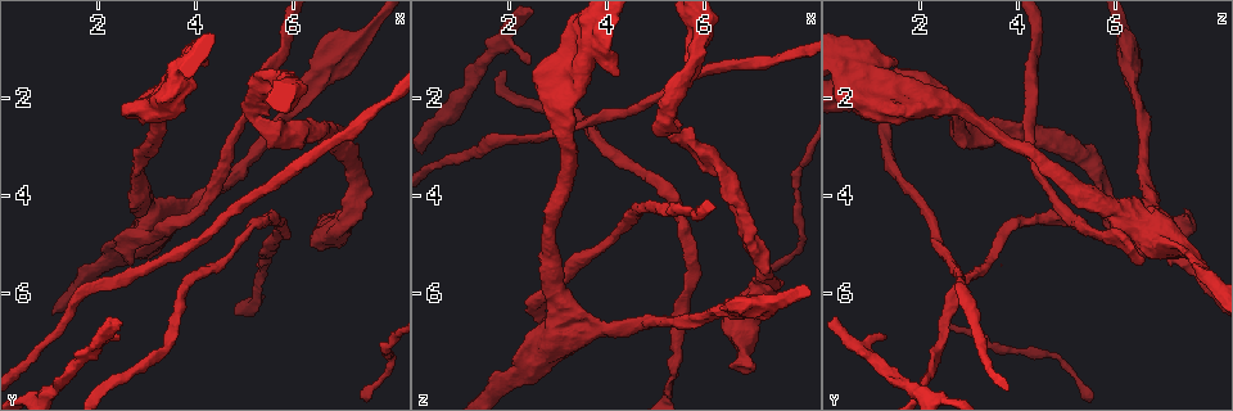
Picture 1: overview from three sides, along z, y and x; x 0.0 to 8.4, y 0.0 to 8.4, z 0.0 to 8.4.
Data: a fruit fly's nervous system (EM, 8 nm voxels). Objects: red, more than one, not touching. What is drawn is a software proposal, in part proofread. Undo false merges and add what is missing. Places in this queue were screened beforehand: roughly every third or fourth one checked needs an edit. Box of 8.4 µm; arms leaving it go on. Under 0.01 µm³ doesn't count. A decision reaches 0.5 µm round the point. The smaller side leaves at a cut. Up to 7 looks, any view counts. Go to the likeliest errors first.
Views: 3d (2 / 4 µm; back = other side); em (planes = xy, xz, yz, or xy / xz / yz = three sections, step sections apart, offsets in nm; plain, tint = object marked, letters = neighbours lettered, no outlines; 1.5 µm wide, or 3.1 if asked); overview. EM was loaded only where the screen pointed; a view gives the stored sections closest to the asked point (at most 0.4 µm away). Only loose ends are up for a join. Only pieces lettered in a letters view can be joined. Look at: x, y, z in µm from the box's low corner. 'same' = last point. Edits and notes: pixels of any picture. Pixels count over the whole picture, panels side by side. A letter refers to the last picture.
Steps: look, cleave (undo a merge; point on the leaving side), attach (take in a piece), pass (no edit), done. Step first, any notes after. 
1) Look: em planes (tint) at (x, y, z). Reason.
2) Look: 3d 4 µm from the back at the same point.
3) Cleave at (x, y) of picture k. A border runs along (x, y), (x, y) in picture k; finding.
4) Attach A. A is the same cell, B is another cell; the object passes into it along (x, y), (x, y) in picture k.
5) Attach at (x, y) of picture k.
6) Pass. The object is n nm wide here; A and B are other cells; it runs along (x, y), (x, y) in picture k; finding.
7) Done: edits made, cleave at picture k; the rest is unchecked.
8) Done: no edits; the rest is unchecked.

Look: 3d 2 µm at (7.00, 4.25, 7.40). Branch stops here.

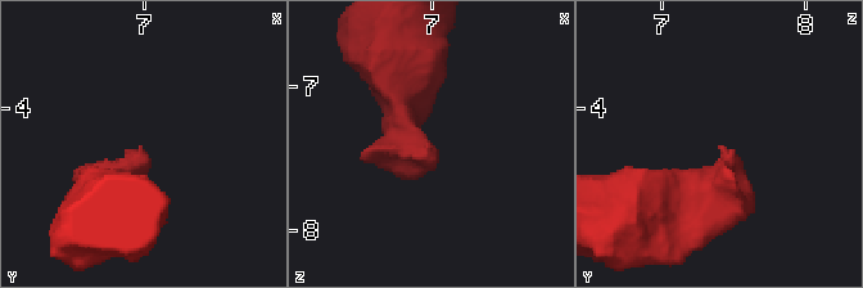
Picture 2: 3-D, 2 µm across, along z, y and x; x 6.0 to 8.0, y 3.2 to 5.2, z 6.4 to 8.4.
Look: em planes (letters) at (6.98, 4.26, 7.42).

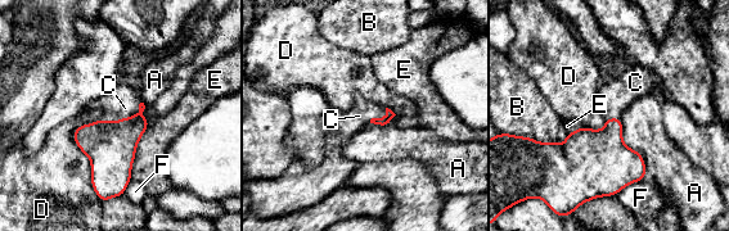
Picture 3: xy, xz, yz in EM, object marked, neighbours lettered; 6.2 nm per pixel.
Attach C. C is the same cell, A, B, D, E and F are other cells; the neuron continues.

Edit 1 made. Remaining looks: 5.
Look: overview. See it whole again.

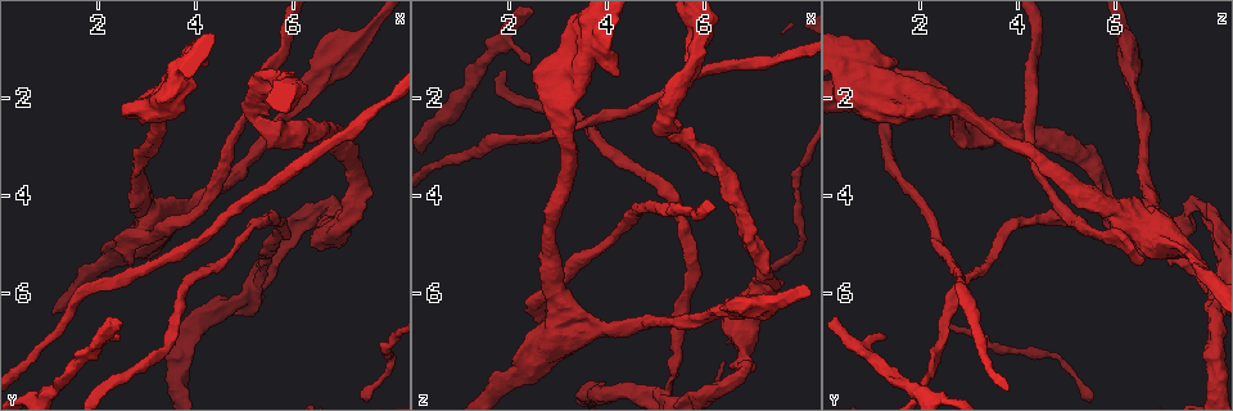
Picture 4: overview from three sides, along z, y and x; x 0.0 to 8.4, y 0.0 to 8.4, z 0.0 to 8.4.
Look: em planes (letters) at (2.95, 4.65, 6.05). Thick turns thin.

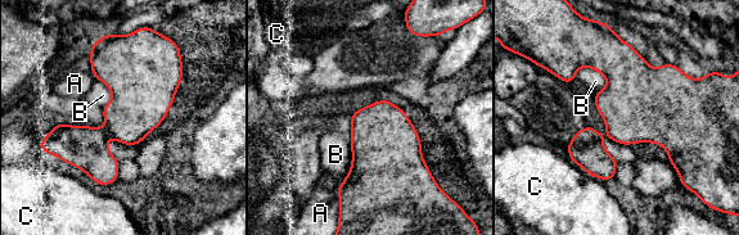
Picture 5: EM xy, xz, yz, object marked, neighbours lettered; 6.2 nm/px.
Cleave at (82, 147) of picture 5. The object is 360 nm wide here; the longest contact is with B, 220 nm; A, B and C are other cells; a second neuron is stuck on.

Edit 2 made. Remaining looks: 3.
Look: 3d 2 µm at (1.70, 7.30, 1.00). Arms part here.

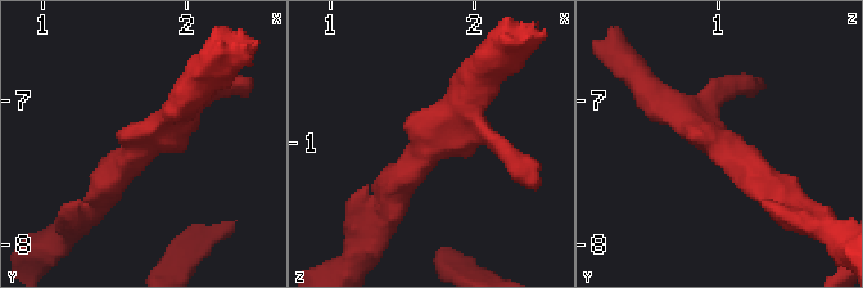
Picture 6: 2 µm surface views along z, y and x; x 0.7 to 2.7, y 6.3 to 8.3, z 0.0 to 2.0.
Look: em xy step 4 (plain) at (1.70, 7.32, 1.00). Need the tissue.

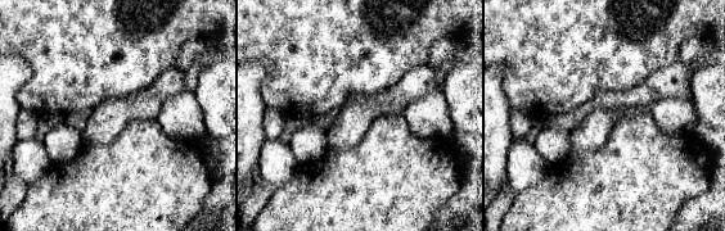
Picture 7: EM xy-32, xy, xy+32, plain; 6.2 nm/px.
Look: em xy step 4 (letters) at the same point.

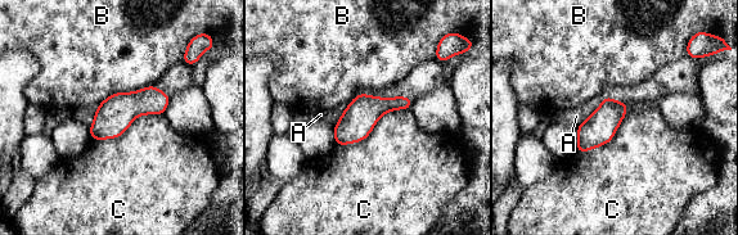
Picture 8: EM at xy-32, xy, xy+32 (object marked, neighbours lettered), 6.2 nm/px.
Pass. The object is 200 nm wide here; A, B and C are other cells; one neuron here.

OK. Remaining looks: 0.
Done: edits made, attach at picture 3, cleave at picture 5; the rest is unchecked.

